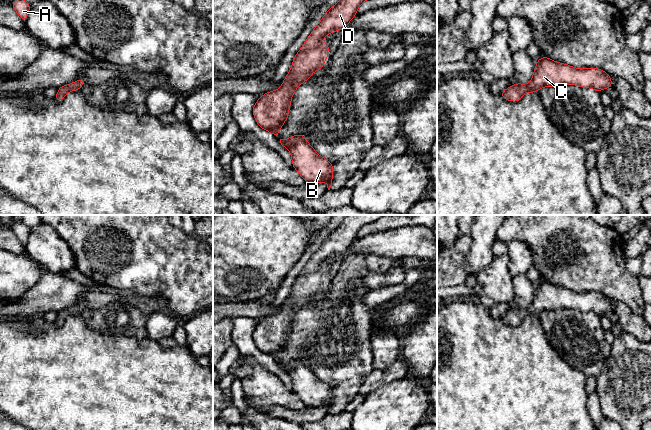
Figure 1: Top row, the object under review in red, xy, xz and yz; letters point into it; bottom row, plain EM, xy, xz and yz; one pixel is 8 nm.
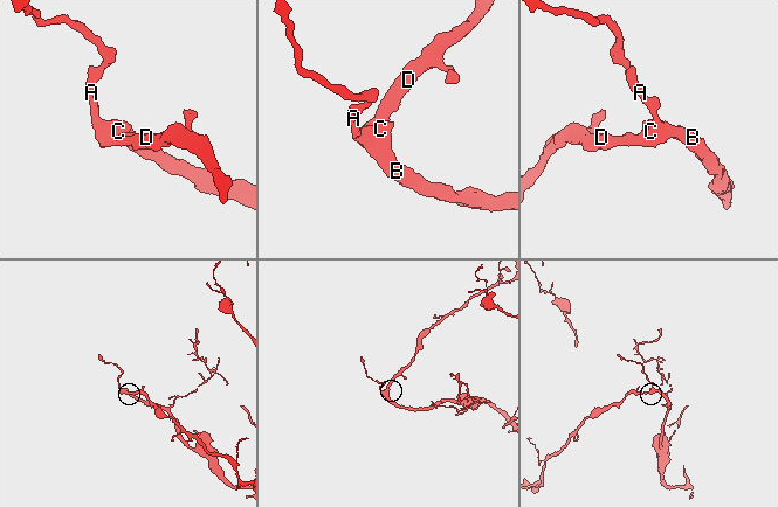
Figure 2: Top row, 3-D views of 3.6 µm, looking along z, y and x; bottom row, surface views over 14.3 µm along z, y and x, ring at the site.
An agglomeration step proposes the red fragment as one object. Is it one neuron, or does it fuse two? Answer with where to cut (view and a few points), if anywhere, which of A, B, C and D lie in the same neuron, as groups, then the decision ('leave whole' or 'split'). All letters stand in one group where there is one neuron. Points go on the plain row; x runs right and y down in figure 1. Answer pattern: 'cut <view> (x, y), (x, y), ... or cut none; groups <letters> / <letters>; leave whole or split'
cut none; groups A B C D; leave whole

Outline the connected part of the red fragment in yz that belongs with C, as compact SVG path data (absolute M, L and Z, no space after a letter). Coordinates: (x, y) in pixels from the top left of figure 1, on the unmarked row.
M542 280L536 286L533 301L527 309L517 306L500 318L505 324L517 326L527 316L535 317L542 311L557 309L577 309L600 316L602 313L612 312L612 304L602 293L578 293Z

